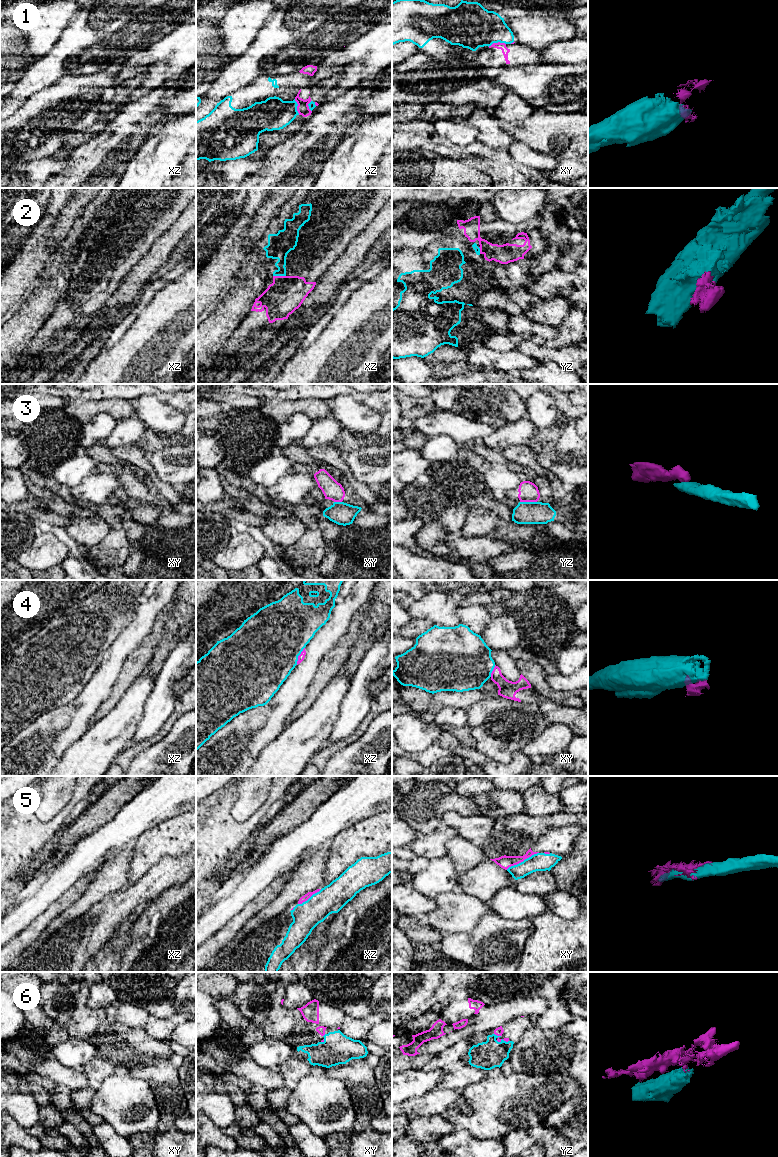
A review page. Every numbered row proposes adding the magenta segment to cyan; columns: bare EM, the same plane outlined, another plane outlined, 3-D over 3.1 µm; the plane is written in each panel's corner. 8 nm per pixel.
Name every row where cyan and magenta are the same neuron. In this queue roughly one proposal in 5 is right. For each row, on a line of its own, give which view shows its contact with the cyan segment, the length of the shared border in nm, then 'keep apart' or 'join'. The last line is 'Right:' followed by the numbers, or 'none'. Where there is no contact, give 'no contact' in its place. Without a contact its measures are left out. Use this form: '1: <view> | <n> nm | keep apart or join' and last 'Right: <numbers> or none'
1: xy | 150 nm | keep apart
2: xz | 100 nm | keep apart
3: yz | 140 nm | keep apart
4: xz | 160 nm | keep apart
5: xy | 300 nm | join
6: yz | 60 nm | join
Right: 5, 6

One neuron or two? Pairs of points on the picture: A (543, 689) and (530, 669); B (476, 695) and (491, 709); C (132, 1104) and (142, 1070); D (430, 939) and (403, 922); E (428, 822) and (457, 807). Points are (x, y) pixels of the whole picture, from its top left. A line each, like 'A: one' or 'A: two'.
A: one
B: two
C: two
D: one
E: one

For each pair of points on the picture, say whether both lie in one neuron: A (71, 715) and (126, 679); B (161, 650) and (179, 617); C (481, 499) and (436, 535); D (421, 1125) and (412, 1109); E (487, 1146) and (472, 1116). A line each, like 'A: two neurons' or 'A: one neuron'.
A: two neurons
B: one neuron
C: two neurons
D: two neurons
E: two neurons

